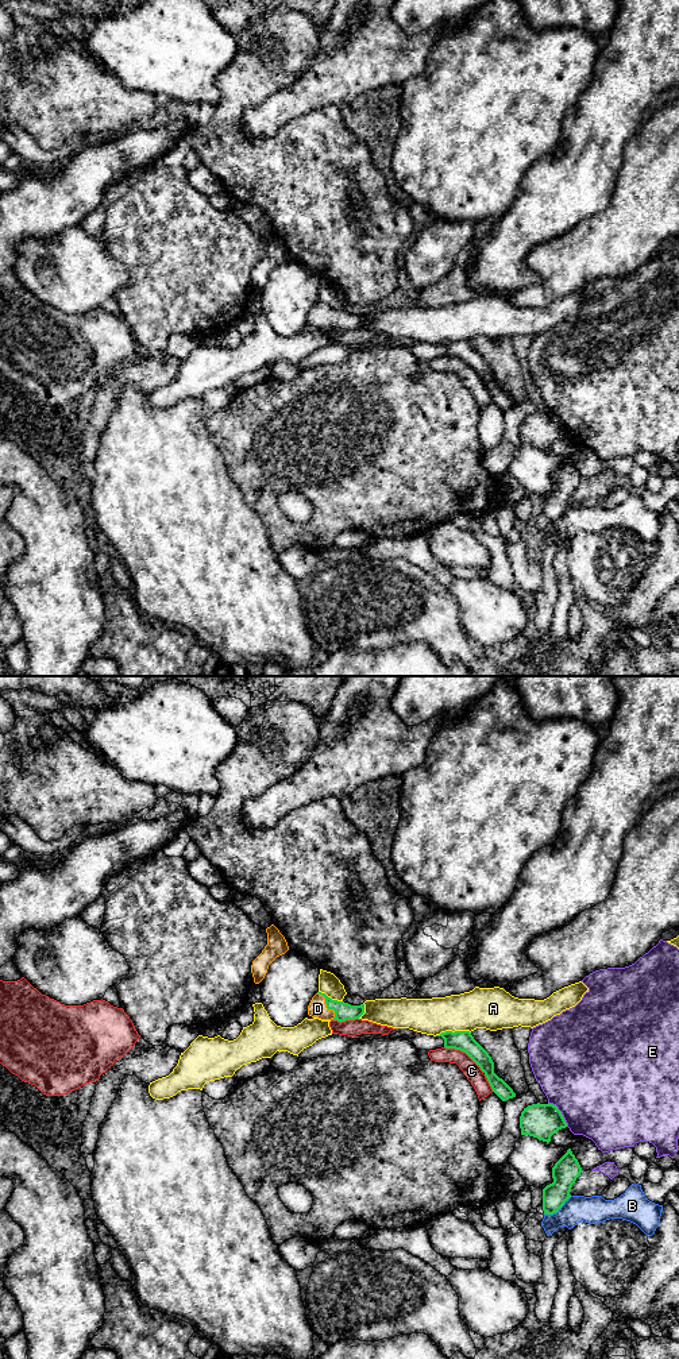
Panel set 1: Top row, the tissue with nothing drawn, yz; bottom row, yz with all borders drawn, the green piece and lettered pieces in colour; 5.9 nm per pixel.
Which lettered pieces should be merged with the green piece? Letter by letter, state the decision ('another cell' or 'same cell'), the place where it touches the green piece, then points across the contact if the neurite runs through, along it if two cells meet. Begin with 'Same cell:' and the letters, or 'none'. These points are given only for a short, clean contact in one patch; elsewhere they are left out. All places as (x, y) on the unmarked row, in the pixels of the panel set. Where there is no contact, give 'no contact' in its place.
Same cell: D
A: another cell; meets green in yz at (451, 340)
B: another cell; meets green in yz at (558, 518); border along yz (571, 505), (555, 521), (544, 524)
C: another cell; meets green in yz at (465, 361)
D: same cell; meets green in yz at (327, 316); runs through yz (343, 320), (327, 316), (317, 317)
E: another cell; meets green in yz at (560, 421)

